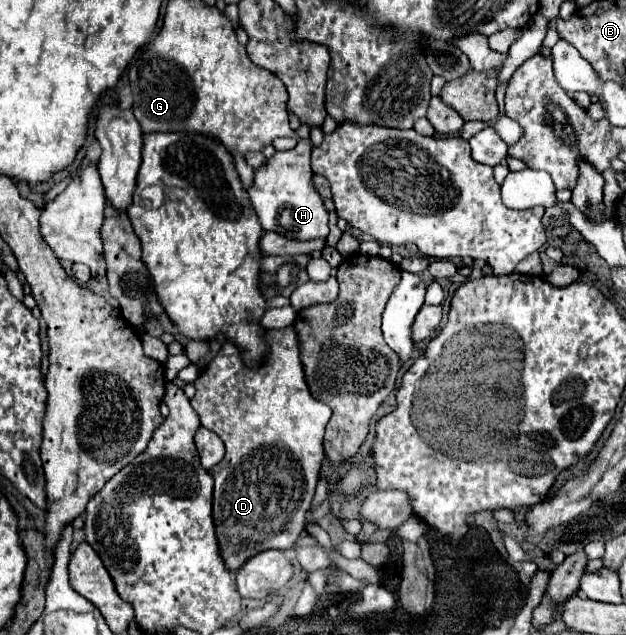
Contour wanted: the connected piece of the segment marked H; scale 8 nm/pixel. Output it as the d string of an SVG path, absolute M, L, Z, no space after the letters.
M301 140L293 150L275 152L255 170L253 184L249 188L251 204L265 230L283 234L291 240L313 240L327 238L329 234L329 212L325 210L323 198L313 186L311 170L311 140Z

